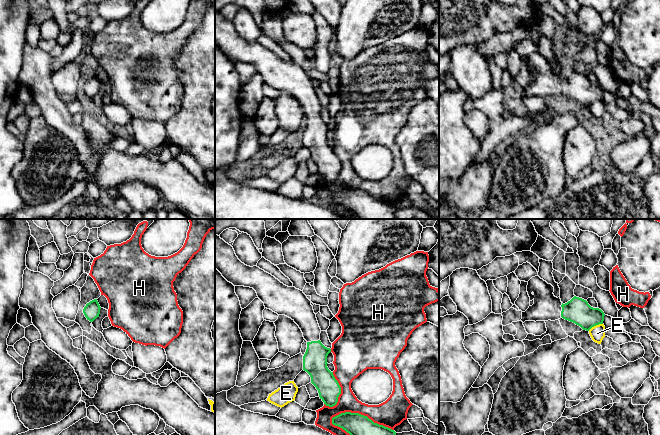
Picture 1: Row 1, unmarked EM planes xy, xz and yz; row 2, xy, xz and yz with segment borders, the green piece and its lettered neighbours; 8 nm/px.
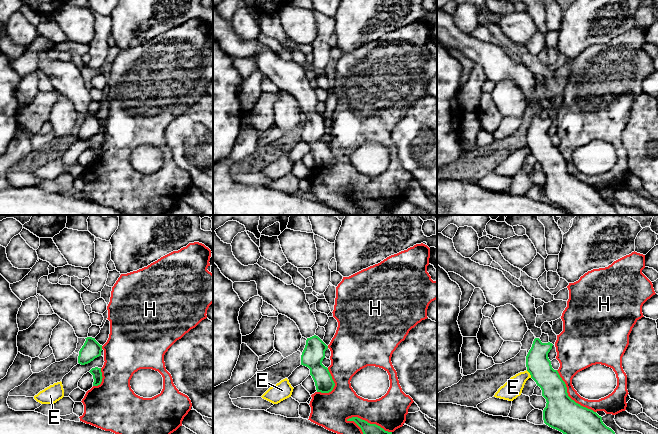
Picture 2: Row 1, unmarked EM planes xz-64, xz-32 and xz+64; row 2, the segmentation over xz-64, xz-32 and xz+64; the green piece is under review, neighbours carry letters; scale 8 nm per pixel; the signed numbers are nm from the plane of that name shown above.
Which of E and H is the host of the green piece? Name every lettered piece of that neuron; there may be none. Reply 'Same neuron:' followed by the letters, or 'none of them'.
Same neuron: none of them

